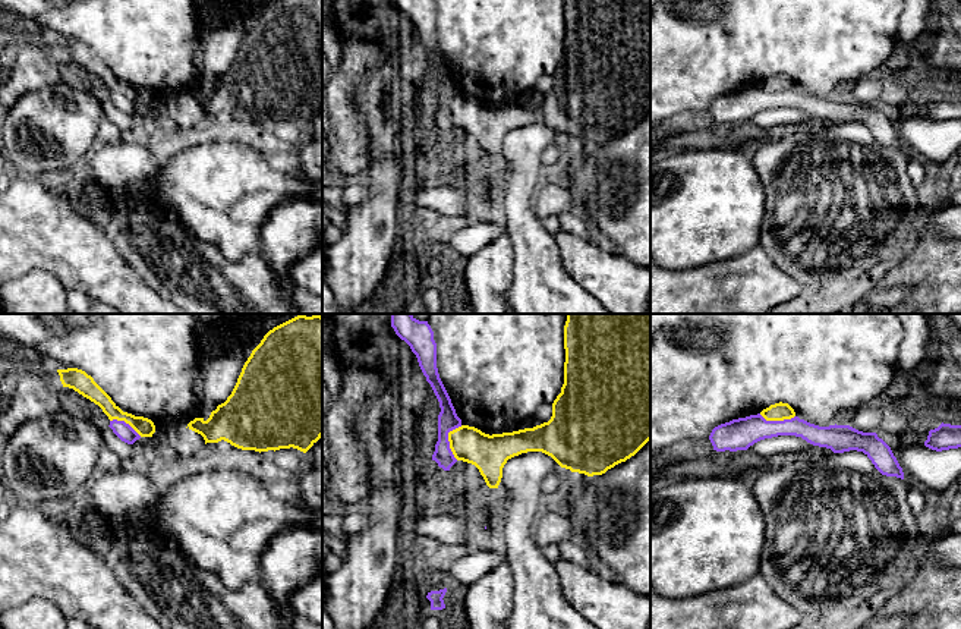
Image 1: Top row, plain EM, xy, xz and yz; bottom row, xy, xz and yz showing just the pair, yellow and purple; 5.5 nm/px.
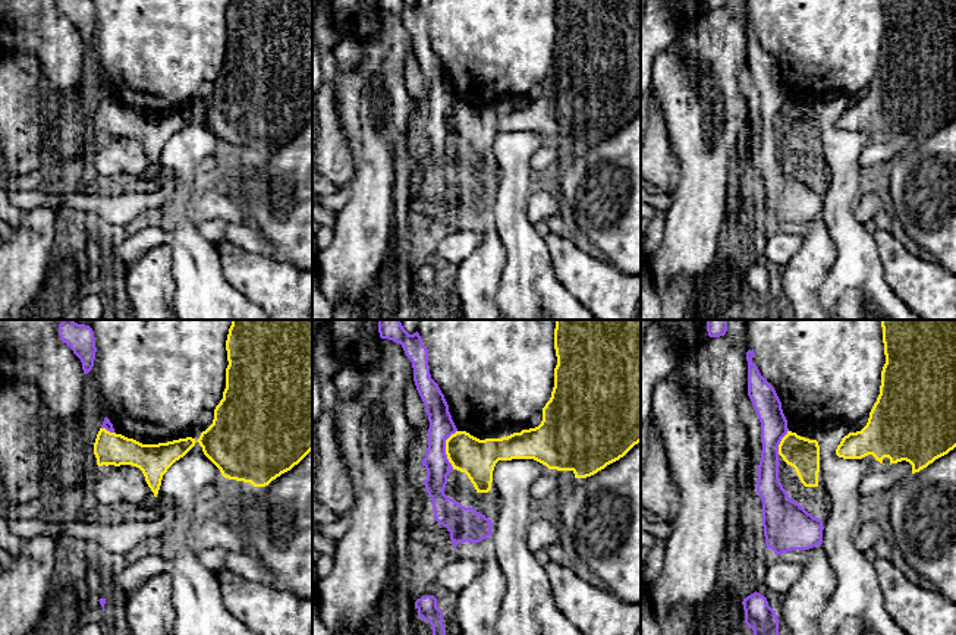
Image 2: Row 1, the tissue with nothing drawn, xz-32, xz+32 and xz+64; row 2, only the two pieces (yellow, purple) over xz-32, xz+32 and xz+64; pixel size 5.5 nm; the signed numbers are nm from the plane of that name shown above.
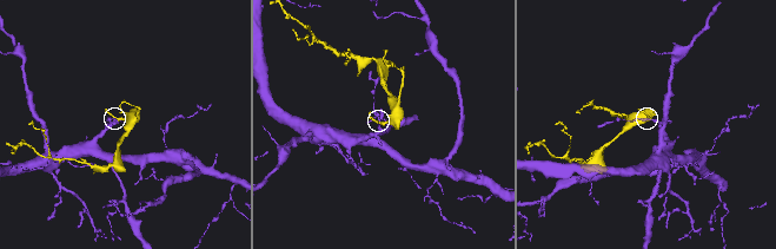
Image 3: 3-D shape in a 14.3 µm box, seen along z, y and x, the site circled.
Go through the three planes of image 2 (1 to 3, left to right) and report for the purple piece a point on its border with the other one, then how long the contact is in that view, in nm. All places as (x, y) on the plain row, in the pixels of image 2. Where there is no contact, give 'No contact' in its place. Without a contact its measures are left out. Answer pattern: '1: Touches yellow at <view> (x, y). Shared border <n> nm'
1: Touches yellow at xz-32 (106, 101). Shared border 80 nm
2: Touches yellow at xz+32 (446, 120). Shared border 220 nm
3: Touches yellow at xz+64 (780, 113). Shared border 150 nm

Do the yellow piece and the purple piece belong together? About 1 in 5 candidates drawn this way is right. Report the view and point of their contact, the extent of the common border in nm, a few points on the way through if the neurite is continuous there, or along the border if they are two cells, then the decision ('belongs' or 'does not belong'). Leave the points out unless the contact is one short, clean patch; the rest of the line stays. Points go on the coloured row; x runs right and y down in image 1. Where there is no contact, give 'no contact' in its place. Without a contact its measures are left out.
contact xz (449, 440); length 190 nm; border xz (462, 425), (449, 433), (449, 447), (457, 459); does not belong

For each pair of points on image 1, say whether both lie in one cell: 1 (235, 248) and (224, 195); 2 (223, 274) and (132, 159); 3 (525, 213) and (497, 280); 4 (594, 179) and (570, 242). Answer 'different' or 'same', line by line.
1: same
2: same
3: different
4: different

